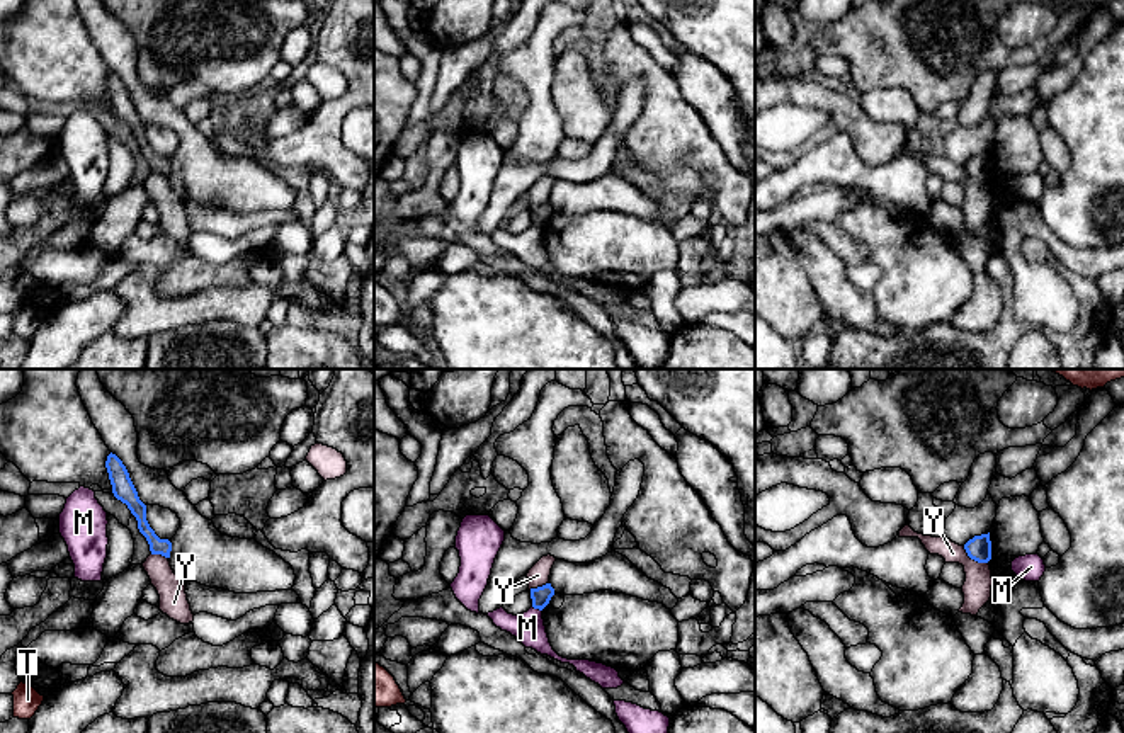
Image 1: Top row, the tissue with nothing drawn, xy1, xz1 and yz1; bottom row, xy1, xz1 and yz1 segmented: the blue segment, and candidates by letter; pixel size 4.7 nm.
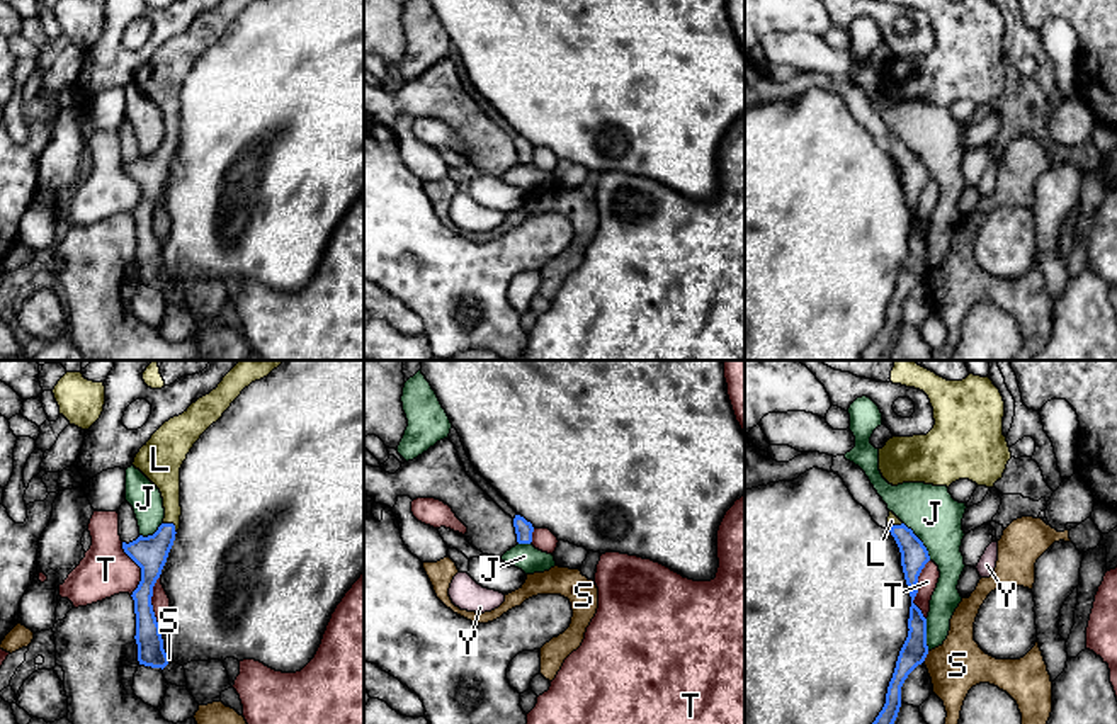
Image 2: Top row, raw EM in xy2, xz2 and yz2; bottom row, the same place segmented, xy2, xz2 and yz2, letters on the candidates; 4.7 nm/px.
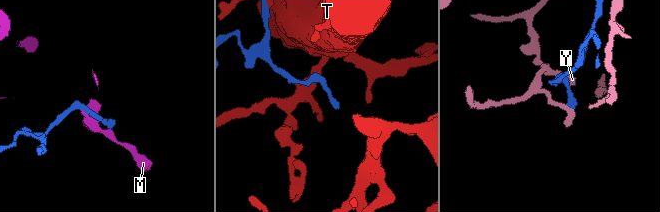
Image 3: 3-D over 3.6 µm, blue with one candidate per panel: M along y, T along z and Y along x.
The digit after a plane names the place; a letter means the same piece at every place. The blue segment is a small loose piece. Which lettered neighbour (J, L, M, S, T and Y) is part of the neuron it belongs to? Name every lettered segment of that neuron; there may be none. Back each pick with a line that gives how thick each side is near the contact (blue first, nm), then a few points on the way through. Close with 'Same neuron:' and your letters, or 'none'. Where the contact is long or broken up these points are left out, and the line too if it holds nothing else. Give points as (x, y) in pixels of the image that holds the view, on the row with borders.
L: Thickness 160 nm (blue) against 150 nm. Path across: xy2 (150, 553), (172, 524), (172, 497), (164, 473)
Same neuron: L

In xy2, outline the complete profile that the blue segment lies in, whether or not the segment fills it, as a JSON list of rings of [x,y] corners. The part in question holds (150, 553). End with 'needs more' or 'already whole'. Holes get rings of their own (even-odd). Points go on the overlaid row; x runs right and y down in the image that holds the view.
[[[240,360],[216,389],[199,398],[182,415],[165,421],[134,457],[133,466],[160,489],[165,508],[163,523],[153,535],[122,542],[124,552],[141,568],[141,581],[131,595],[139,665],[162,670],[168,665],[151,597],[180,529],[180,467],[194,444],[223,416],[241,391],[267,377],[281,364],[282,360]]] | needs more

